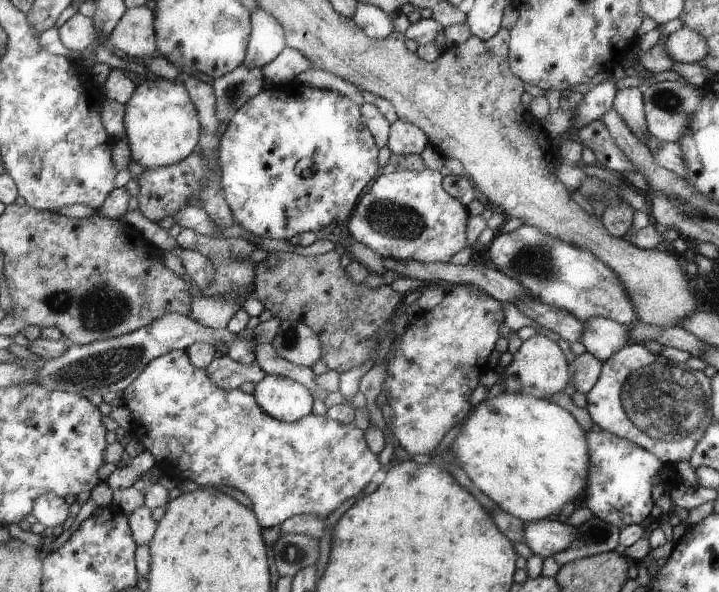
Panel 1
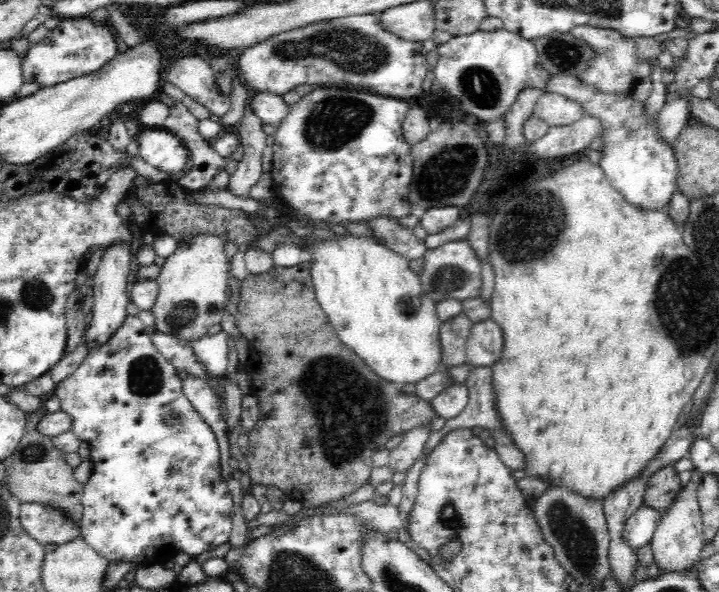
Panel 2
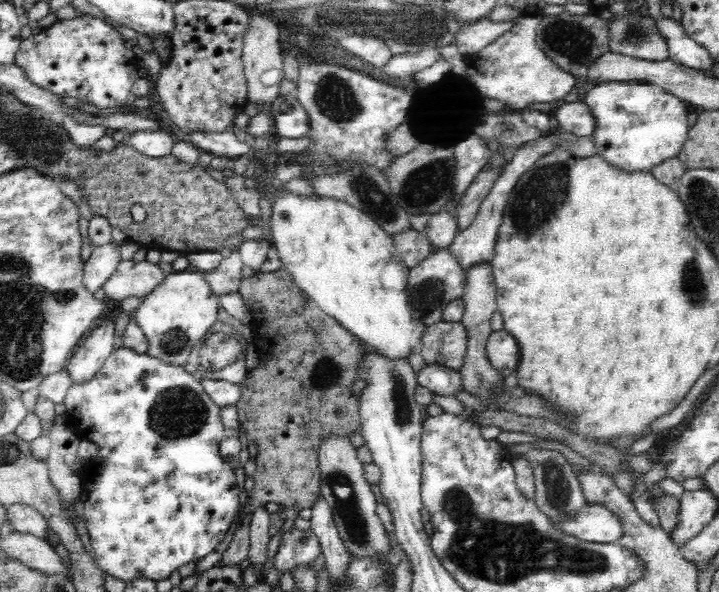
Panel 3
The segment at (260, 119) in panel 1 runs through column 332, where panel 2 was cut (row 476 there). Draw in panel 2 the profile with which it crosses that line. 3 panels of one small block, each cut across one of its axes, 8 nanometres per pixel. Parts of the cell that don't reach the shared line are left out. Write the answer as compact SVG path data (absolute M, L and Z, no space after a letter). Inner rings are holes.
M127 316L124 324L100 347L88 352L85 360L68 375L55 389L58 406L70 415L71 430L80 441L89 443L92 460L92 475L82 492L82 519L80 526L81 538L90 545L95 554L100 555L107 562L122 562L134 568L147 567L153 564L170 565L177 552L184 552L190 556L198 556L204 551L214 550L220 544L228 542L232 532L232 497L228 492L226 481L220 472L220 450L216 442L213 429L206 424L204 417L190 404L185 390L182 389L182 380L178 376L174 364L166 360L150 340L151 330L146 328L138 316Z

